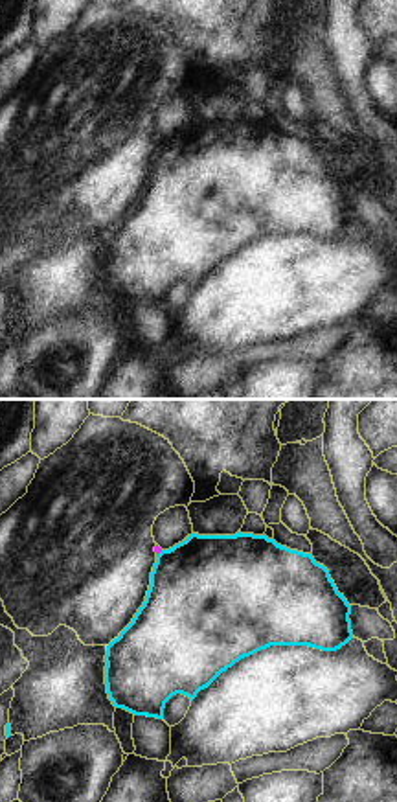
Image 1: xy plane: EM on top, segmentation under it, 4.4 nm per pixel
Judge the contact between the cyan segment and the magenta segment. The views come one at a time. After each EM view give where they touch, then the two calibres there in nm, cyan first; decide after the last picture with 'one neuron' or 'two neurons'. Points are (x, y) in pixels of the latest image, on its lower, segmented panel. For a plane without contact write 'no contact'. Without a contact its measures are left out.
contact (158, 554); calibres 460 and 30 nm

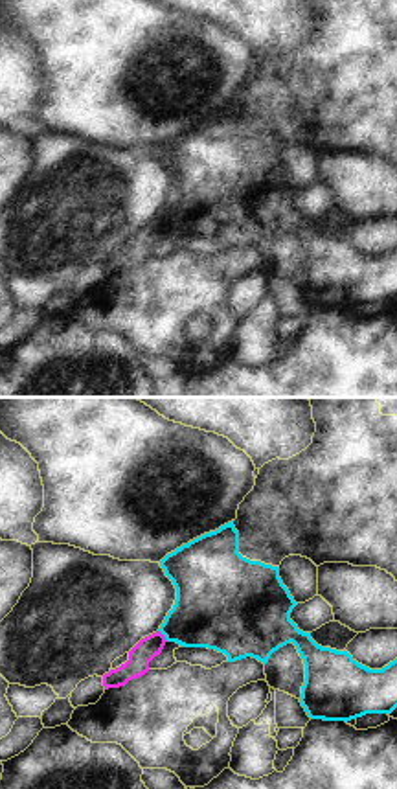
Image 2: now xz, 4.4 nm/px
contact (162, 633); calibres 340 and 100 nm

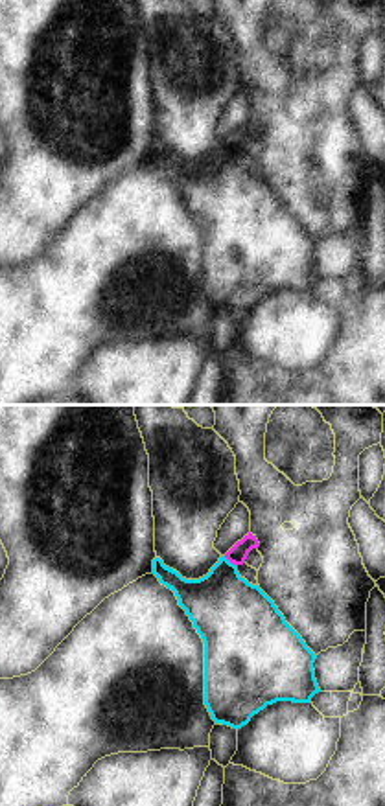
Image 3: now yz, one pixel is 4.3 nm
contact (229, 562); calibres 340 and 80 nm

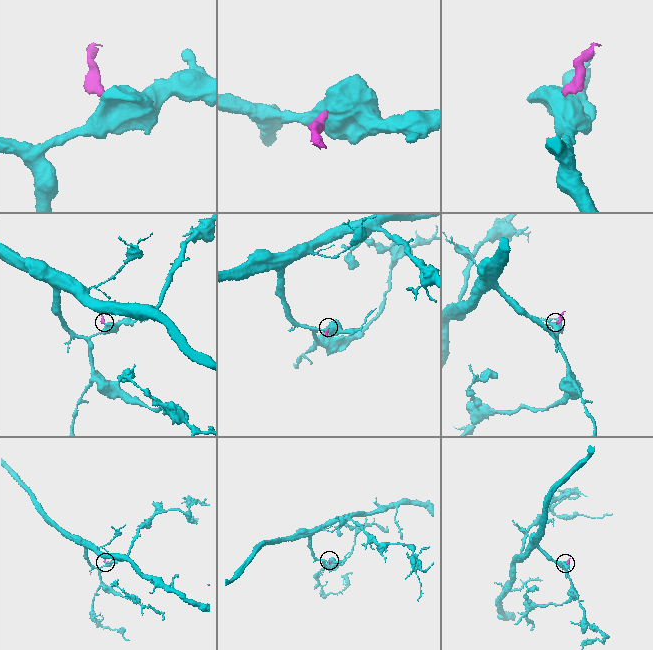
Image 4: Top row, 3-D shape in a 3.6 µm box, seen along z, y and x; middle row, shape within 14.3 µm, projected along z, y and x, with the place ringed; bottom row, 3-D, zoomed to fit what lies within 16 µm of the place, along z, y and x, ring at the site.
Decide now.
two neurons

